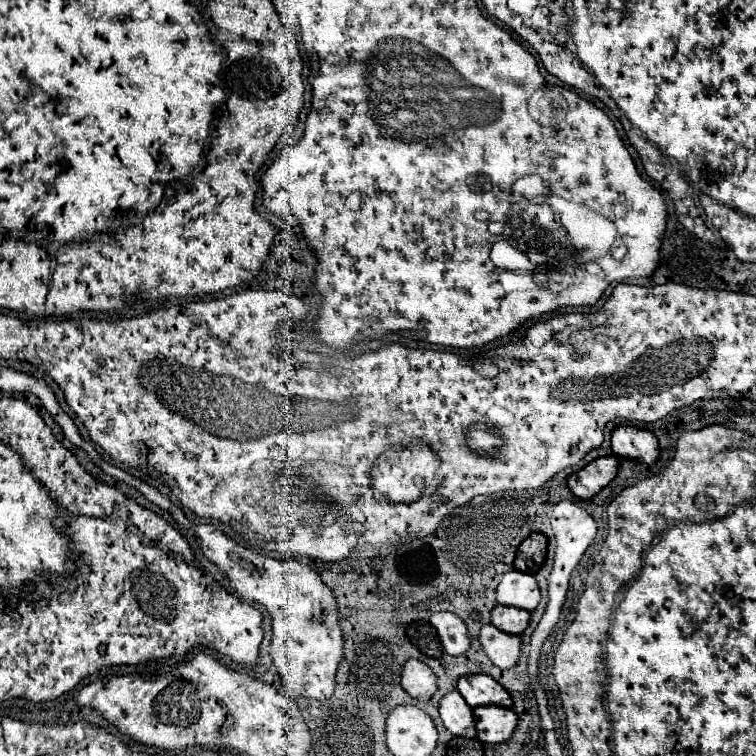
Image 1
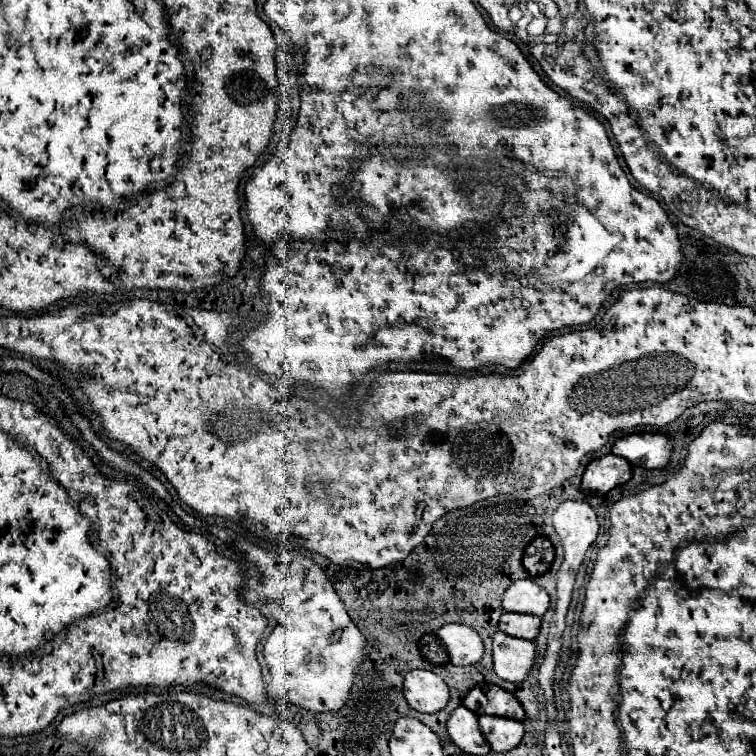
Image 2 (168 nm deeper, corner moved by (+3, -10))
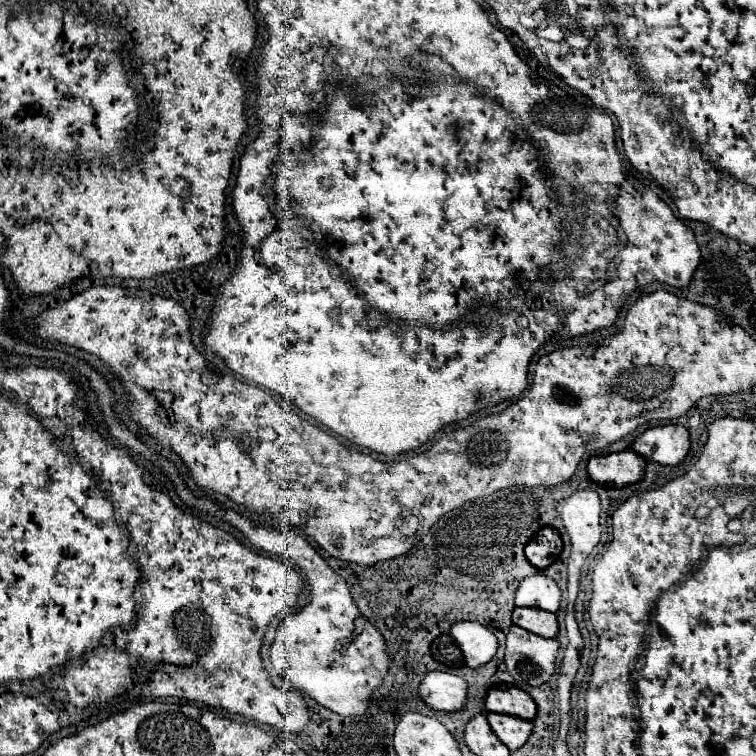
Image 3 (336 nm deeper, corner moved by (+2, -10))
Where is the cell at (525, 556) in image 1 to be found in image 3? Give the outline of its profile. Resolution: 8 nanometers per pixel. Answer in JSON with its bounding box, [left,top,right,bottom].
[525,528,563,570]

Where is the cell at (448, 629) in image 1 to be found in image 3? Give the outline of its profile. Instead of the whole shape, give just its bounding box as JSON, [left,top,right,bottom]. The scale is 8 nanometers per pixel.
[451,622,497,668]

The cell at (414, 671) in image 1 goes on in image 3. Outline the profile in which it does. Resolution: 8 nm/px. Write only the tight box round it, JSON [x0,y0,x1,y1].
[419,672,465,712]

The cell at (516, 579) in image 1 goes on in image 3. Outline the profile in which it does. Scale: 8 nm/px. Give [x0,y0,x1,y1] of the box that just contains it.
[515,572,561,612]

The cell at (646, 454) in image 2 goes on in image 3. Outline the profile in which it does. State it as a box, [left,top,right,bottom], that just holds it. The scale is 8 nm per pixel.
[631,426,691,466]

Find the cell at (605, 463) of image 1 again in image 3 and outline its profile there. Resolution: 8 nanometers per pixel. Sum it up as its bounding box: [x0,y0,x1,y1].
[587,450,645,486]

